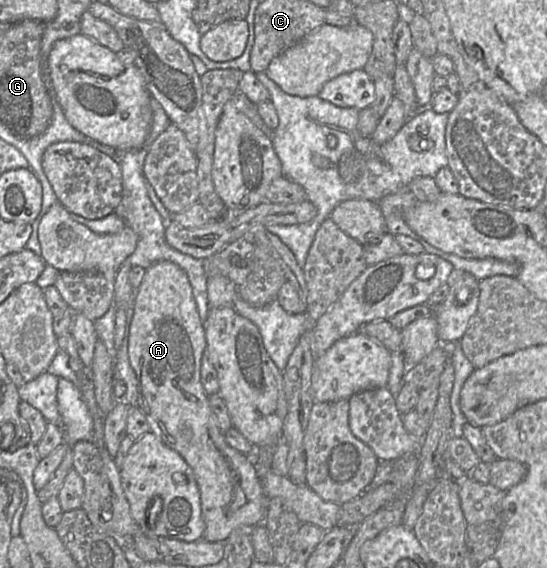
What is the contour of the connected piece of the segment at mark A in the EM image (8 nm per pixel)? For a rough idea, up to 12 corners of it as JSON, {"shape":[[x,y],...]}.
{"shape":[[147,268],[128,344],[136,406],[191,467],[203,538],[263,523],[254,465],[200,375],[187,274]]}

